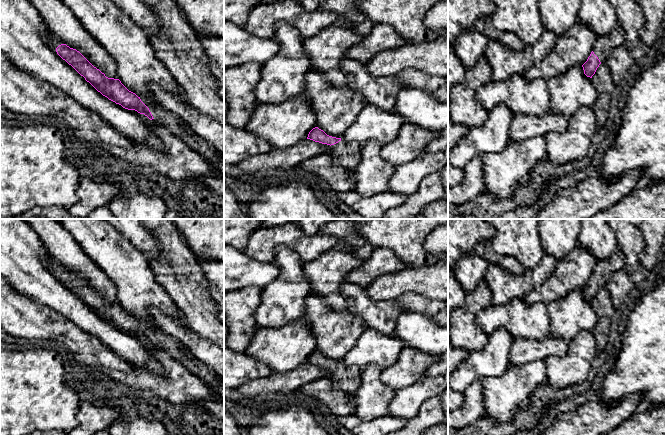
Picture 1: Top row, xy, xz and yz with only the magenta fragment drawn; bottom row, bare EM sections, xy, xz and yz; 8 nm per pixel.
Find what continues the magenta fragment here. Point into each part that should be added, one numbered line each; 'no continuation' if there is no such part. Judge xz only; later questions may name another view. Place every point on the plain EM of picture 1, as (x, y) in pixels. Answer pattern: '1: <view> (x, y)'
1: xz (347, 378)

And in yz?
1: yz (603, 271)

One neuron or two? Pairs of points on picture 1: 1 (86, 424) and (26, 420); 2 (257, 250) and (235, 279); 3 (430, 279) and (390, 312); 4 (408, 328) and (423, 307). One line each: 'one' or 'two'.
1: two
2: two
3: two
4: two

